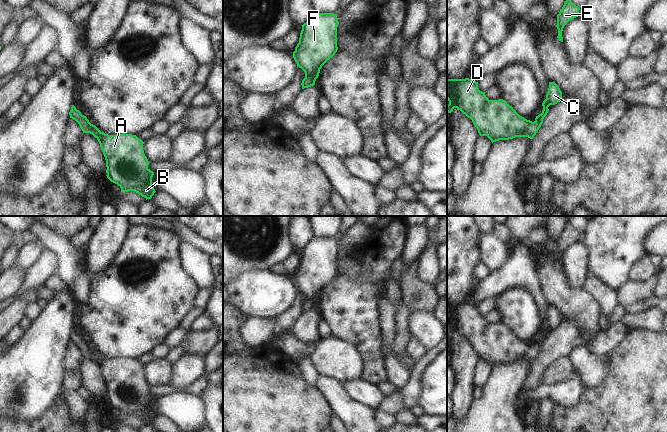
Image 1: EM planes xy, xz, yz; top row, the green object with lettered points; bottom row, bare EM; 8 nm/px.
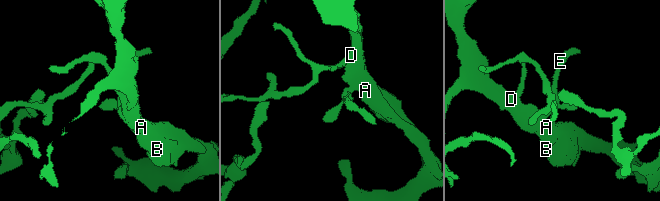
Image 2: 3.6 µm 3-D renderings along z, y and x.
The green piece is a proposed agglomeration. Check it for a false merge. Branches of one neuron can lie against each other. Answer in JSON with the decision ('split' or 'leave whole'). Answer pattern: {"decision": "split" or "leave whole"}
{"decision": "leave whole"}

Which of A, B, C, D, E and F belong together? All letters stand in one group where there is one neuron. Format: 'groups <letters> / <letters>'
groups A B C D E F

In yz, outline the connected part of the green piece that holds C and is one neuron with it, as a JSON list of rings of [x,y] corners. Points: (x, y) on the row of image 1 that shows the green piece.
[[[469,78],[447,79],[447,112],[454,108],[470,118],[480,136],[487,136],[491,142],[509,140],[515,137],[533,139],[547,115],[550,105],[562,99],[562,92],[555,82],[549,82],[542,113],[535,121],[520,116],[505,100],[489,100],[478,88],[478,82]]]

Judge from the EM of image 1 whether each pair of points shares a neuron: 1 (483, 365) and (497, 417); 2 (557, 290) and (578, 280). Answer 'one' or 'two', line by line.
1: two
2: two

